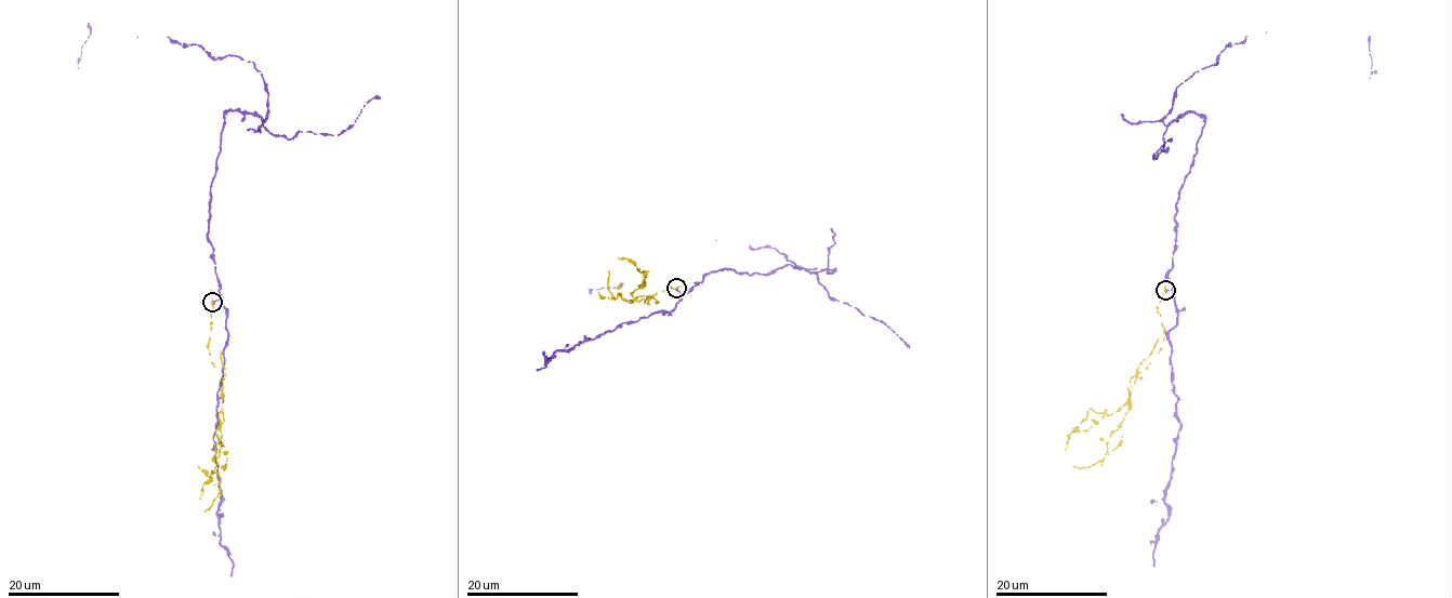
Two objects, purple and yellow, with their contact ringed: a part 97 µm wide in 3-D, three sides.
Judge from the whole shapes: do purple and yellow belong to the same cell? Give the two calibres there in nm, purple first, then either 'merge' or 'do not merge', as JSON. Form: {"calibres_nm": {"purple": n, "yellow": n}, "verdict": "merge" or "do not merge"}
{"calibres_nm": {"purple": 320, "yellow": 240}, "verdict": "do not merge"}

